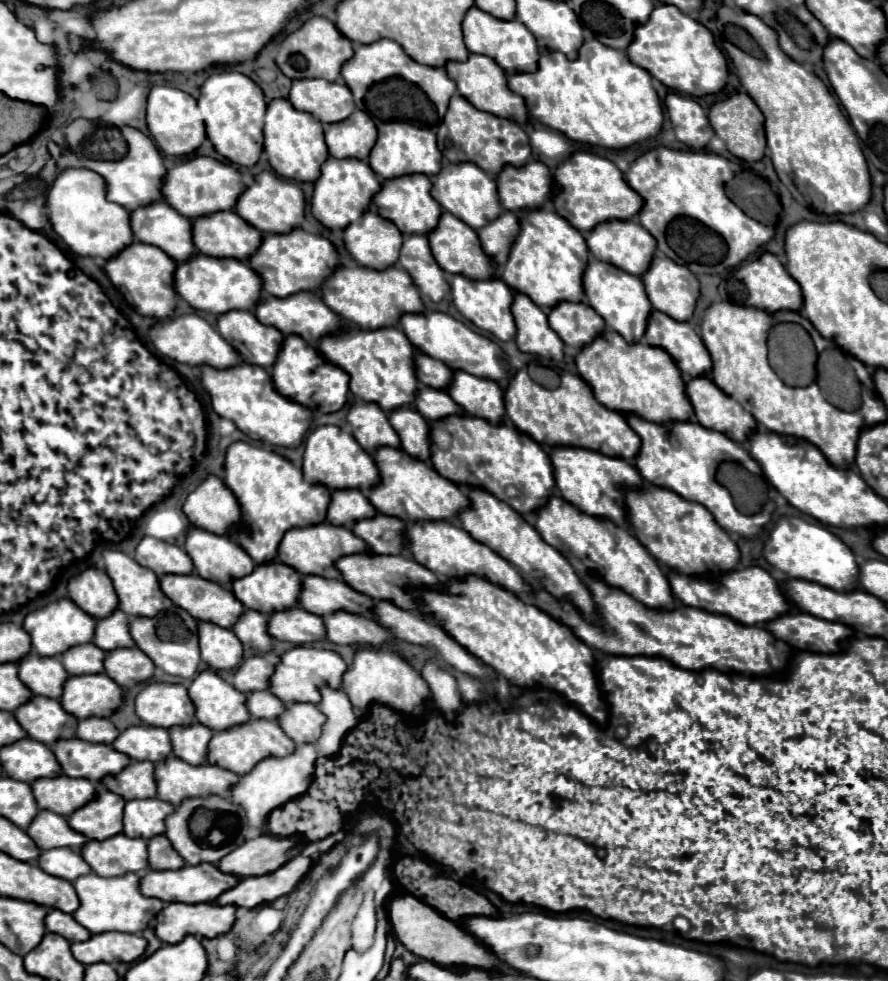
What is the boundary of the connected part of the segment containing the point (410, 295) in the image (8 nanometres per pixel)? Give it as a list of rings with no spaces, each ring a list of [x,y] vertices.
[[[340,266],[322,284],[320,292],[326,306],[330,306],[336,314],[346,318],[348,322],[358,324],[364,330],[398,326],[396,320],[400,320],[400,312],[424,312],[424,302],[416,284],[412,284],[412,278],[400,266],[390,266],[386,270]]]

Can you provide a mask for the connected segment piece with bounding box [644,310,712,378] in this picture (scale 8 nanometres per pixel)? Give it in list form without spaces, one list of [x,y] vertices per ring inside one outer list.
[[[654,310],[650,314],[644,340],[650,346],[666,350],[682,370],[684,378],[708,376],[712,370],[708,350],[688,322],[676,322],[668,314]]]

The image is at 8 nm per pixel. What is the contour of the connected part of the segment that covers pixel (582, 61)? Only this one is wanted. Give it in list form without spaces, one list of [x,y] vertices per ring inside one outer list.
[[[588,40],[582,44],[582,54],[576,60],[568,60],[560,52],[542,54],[538,72],[534,74],[512,74],[508,76],[508,86],[512,92],[526,100],[528,112],[542,124],[566,134],[574,142],[596,144],[604,148],[626,148],[656,136],[662,130],[664,110],[662,102],[652,86],[652,76],[648,70],[630,62],[630,58],[614,48],[600,44],[598,40]]]

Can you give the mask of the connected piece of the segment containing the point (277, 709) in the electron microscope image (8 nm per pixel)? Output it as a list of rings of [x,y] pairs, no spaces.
[[[268,690],[248,694],[246,706],[254,718],[264,718],[264,720],[276,720],[276,716],[280,716],[280,712],[284,712],[286,708],[286,704],[280,698],[272,696],[272,692]]]

